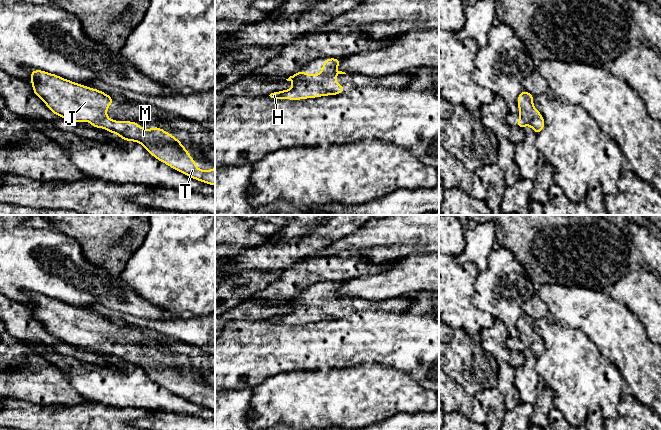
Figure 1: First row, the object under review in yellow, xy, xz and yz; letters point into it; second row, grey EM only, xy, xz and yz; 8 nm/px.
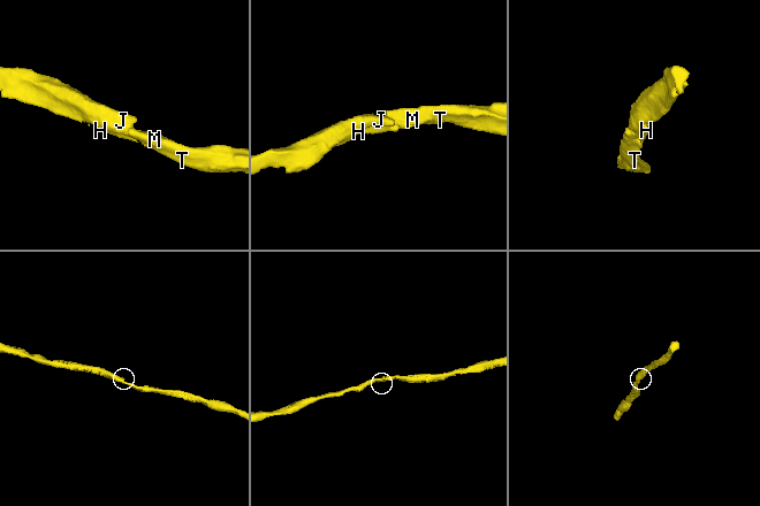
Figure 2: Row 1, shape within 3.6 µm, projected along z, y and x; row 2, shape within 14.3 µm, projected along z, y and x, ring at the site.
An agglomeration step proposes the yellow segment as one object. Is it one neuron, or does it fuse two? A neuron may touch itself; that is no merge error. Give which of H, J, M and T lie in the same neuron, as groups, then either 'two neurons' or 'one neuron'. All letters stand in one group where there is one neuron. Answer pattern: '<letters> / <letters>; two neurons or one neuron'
H J M T; one neuron

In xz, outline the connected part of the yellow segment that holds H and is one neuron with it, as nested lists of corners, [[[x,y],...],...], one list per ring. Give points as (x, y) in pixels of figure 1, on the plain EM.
[[[339,282],[324,283],[323,293],[316,299],[300,294],[286,303],[294,308],[291,313],[277,315],[269,320],[274,323],[301,324],[342,318],[345,310],[338,309],[335,301],[338,298],[346,298],[336,293],[340,287],[341,283]]]

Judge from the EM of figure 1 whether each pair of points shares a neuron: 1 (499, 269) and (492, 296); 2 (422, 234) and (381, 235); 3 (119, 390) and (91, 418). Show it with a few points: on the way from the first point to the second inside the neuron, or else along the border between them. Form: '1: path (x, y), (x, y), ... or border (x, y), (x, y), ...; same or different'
1: path (499, 276), (498, 289); same
2: path (412, 234), (391, 235); same
3: border (88, 401), (127, 407); different

